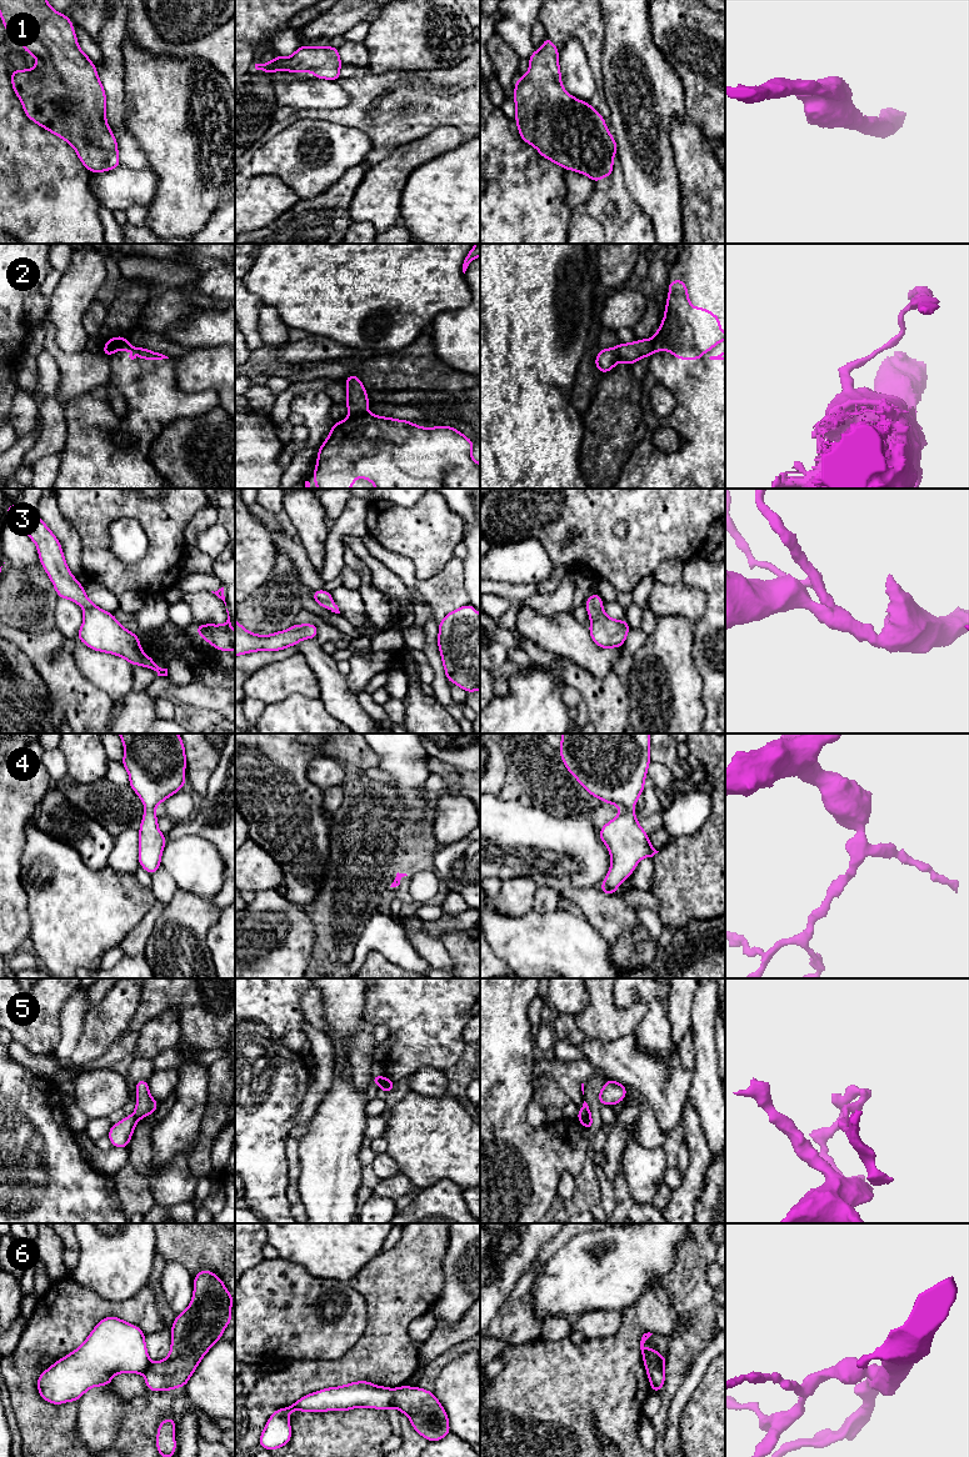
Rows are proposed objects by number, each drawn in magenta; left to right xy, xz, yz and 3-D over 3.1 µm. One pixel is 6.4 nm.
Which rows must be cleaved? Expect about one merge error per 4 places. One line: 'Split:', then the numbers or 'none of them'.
Split: 2, 5, 6

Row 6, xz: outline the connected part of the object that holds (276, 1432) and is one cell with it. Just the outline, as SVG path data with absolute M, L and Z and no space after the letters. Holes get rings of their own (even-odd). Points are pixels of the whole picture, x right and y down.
M358 1381L309 1393L289 1407L274 1411L263 1430L259 1445L268 1451L288 1446L291 1438L291 1426L288 1416L293 1411L349 1411L358 1407L386 1411L393 1408L393 1397L393 1388L376 1386L368 1381Z

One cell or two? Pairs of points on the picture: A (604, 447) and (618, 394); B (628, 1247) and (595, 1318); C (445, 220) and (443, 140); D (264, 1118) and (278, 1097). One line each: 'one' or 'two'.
A: one
B: two
C: two
D: one

